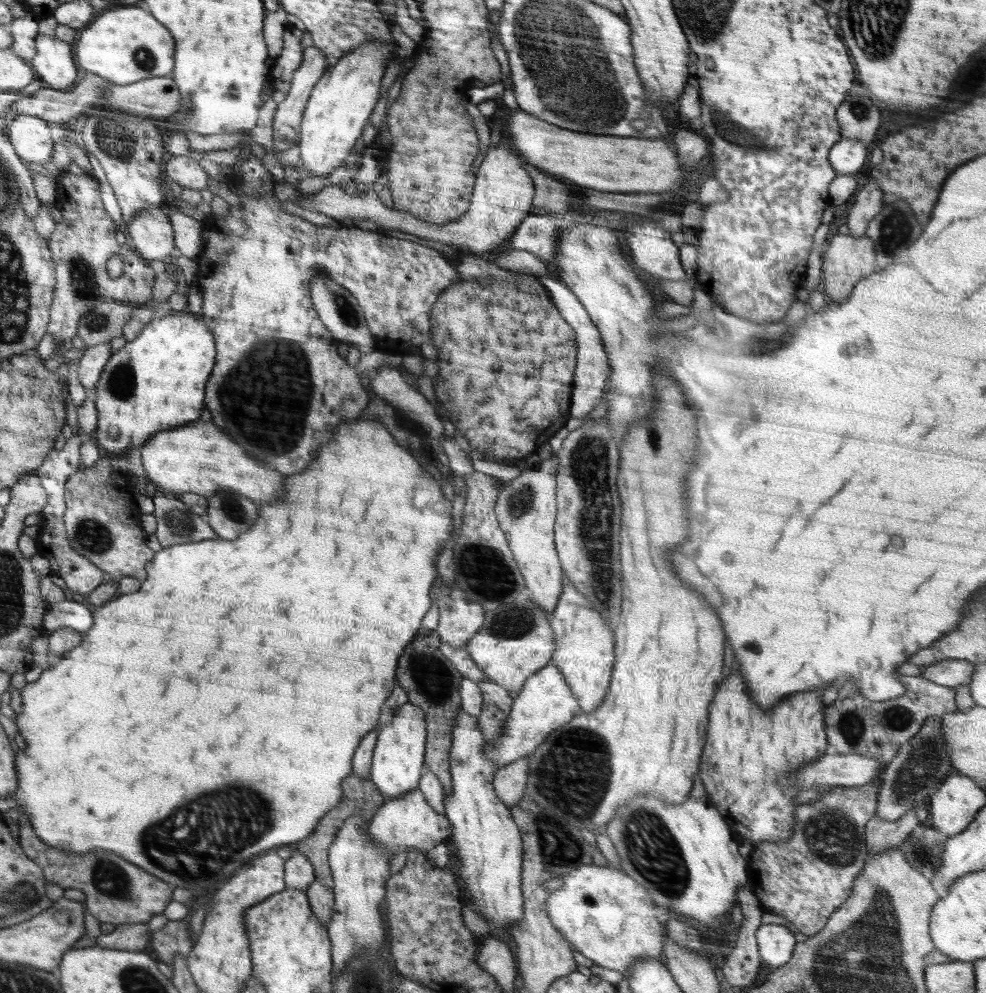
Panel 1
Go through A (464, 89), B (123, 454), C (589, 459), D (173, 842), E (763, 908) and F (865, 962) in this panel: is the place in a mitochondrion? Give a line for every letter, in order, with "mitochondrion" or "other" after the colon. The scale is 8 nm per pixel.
A: other
B: other
C: mitochondrion
D: mitochondrion
E: other
F: mitochondrion

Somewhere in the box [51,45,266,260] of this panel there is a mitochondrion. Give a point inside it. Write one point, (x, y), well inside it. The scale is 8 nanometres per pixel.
(116, 138)

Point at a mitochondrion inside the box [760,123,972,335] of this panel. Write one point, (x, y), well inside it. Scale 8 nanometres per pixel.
(896, 229)

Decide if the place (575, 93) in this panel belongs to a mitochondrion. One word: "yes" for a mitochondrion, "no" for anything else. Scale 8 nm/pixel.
yes

